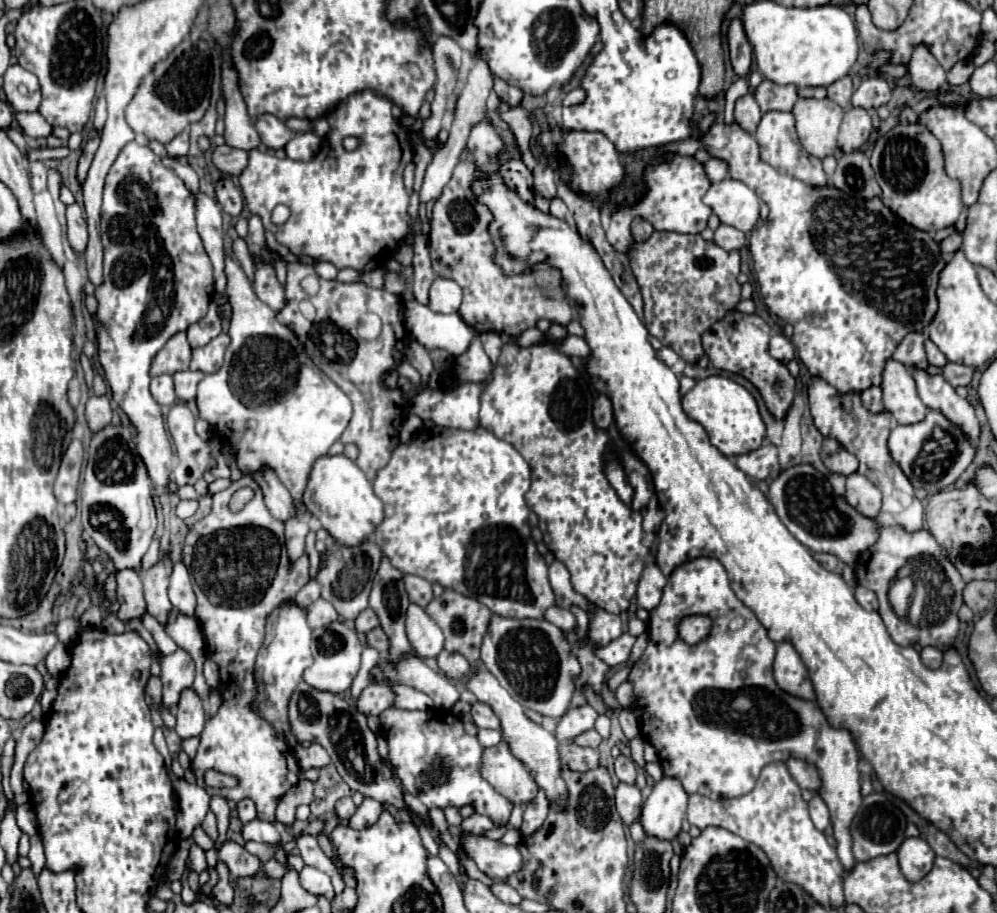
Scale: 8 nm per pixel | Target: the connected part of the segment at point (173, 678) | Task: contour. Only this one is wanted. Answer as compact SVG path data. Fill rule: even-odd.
M176 650L168 654L162 660L162 686L164 686L164 704L166 706L176 706L180 692L184 688L190 688L194 682L194 660L186 650Z

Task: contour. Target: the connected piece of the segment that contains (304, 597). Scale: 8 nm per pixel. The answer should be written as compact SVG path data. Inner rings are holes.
M310 578L308 584L304 584L304 586L300 588L300 592L296 594L294 602L306 608L306 606L310 606L314 600L318 600L318 598L320 598L320 582L316 582L316 578Z

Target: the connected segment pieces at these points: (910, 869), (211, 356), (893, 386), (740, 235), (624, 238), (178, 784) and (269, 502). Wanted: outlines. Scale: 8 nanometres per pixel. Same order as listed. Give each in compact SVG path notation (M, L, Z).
M906 838L898 848L898 858L906 880L918 882L930 872L936 854L922 838Z
M220 334L214 340L210 340L206 346L194 348L192 350L192 360L190 360L190 368L192 370L200 370L200 372L216 372L220 370L222 362L224 362L224 352L228 348L228 334Z
M888 358L880 388L884 408L898 420L898 424L916 424L924 420L928 408L920 400L910 370L904 364Z
M720 224L720 228L714 232L714 242L728 252L740 250L746 244L746 234L728 224Z
M674 154L670 160L662 160L658 164L648 164L644 168L644 192L638 202L630 206L618 206L616 212L610 216L610 228L606 232L608 242L620 253L627 254L634 242L631 237L630 225L632 218L640 216L648 220L654 230L670 230L678 234L700 234L706 228L706 222L712 214L710 206L702 202L704 194L708 192L710 180L704 172L704 164L692 156Z
M172 776L172 786L174 786L174 800L176 800L176 810L178 810L178 832L180 838L190 838L194 828L202 824L206 812L210 810L210 796L204 788L196 784L188 784L186 780L180 780Z
M262 470L254 474L254 480L260 484L264 492L264 502L268 512L280 522L286 522L288 518L292 518L292 510L296 510L294 500L290 492L284 488L284 484L276 478L276 474L272 470Z

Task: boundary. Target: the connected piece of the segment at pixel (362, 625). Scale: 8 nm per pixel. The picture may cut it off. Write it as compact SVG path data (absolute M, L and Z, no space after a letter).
M366 608L358 618L356 618L356 630L358 632L368 632L372 628L376 628L380 624L380 620L376 618L376 612L372 608Z

